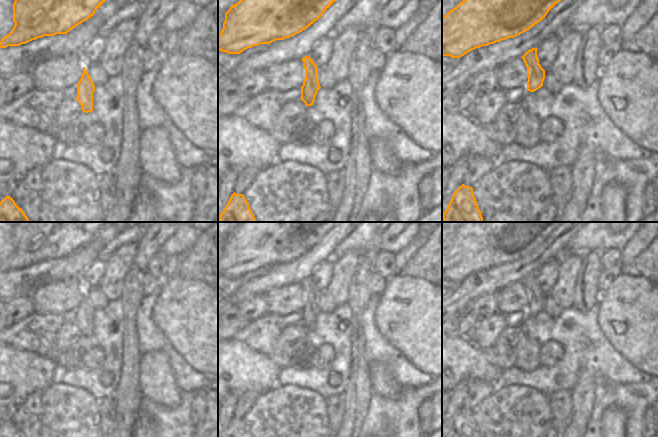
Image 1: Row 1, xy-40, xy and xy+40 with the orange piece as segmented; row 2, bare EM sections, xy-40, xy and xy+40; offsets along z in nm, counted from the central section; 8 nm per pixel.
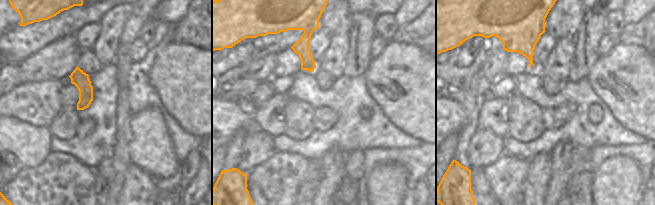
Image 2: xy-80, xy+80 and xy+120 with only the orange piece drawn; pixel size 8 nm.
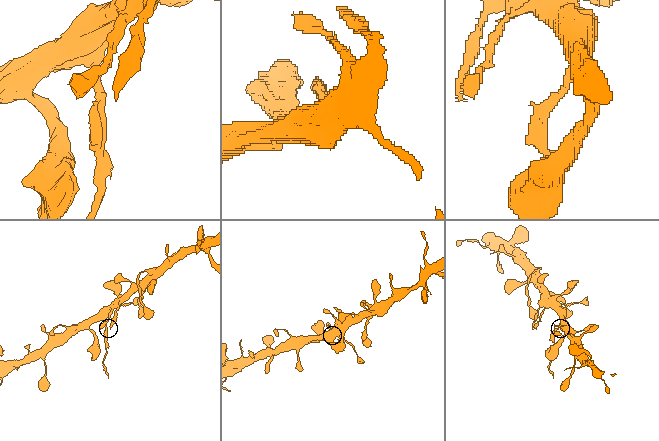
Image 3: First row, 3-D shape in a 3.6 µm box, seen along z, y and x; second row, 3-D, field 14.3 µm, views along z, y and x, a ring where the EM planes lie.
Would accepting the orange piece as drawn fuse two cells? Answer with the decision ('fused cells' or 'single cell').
fused cells

